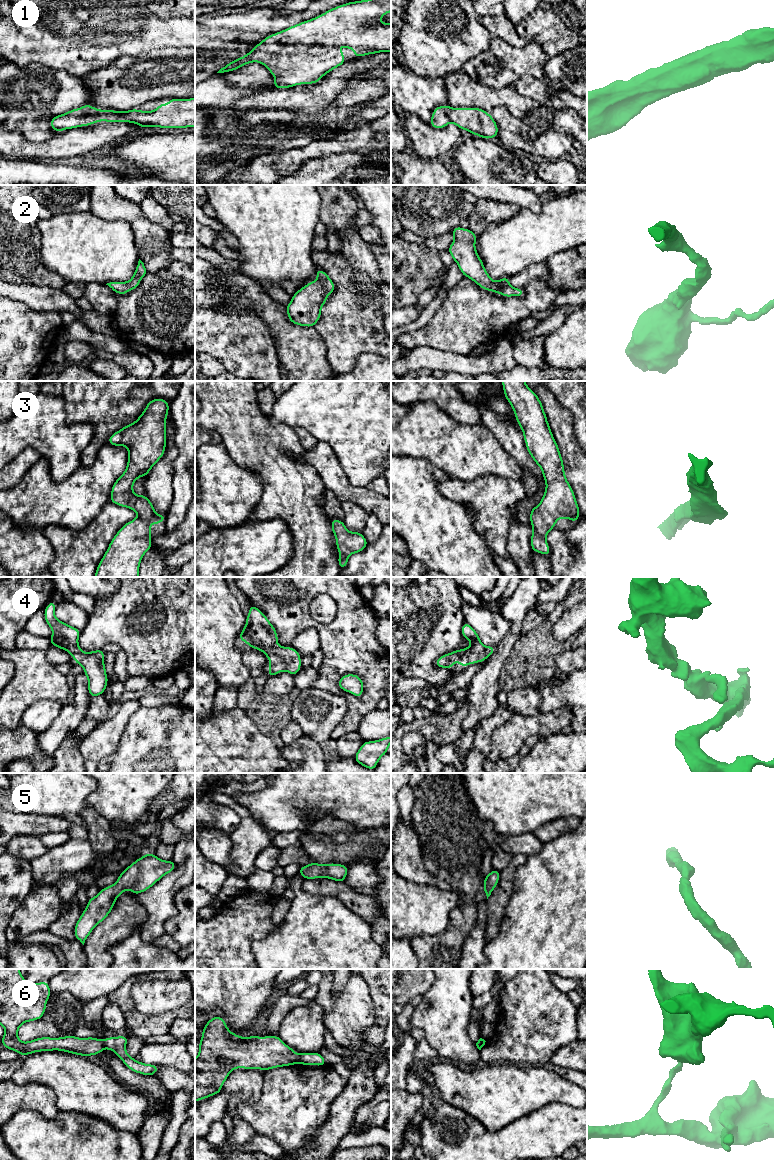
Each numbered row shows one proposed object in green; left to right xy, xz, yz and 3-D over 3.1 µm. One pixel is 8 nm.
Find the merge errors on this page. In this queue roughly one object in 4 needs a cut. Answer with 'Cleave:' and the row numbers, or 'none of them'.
Cleave: 6

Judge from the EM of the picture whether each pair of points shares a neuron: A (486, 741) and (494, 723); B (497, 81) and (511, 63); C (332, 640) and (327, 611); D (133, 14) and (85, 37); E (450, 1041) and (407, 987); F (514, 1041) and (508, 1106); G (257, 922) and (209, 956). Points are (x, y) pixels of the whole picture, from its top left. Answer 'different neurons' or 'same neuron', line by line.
A: same neuron
B: same neuron
C: different neurons
D: same neuron
E: different neurons
F: different neurons
G: same neuron

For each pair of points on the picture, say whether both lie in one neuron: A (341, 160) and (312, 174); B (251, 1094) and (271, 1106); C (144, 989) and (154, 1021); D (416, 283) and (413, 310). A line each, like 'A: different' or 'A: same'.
A: same
B: different
C: different
D: different

